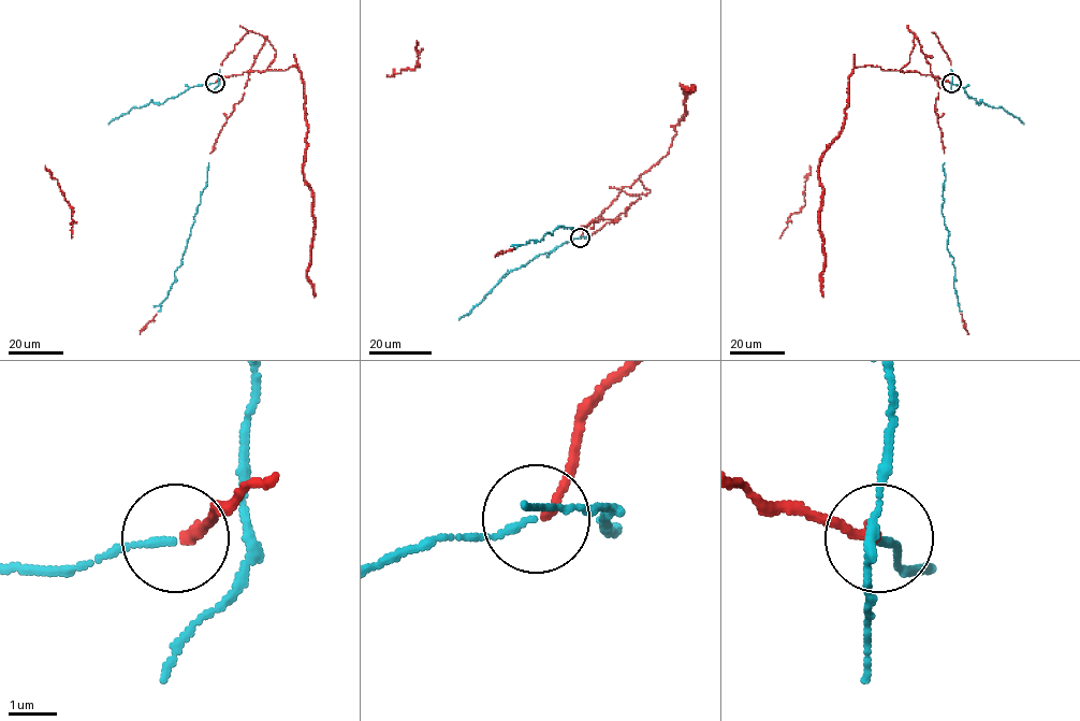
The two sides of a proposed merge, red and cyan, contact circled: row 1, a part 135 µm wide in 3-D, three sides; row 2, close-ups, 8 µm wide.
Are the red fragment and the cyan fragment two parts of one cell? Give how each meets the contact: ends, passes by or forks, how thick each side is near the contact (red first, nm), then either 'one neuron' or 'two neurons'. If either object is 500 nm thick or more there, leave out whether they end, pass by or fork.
red ends | cyan passes by | 180/100 nm | one neuron

